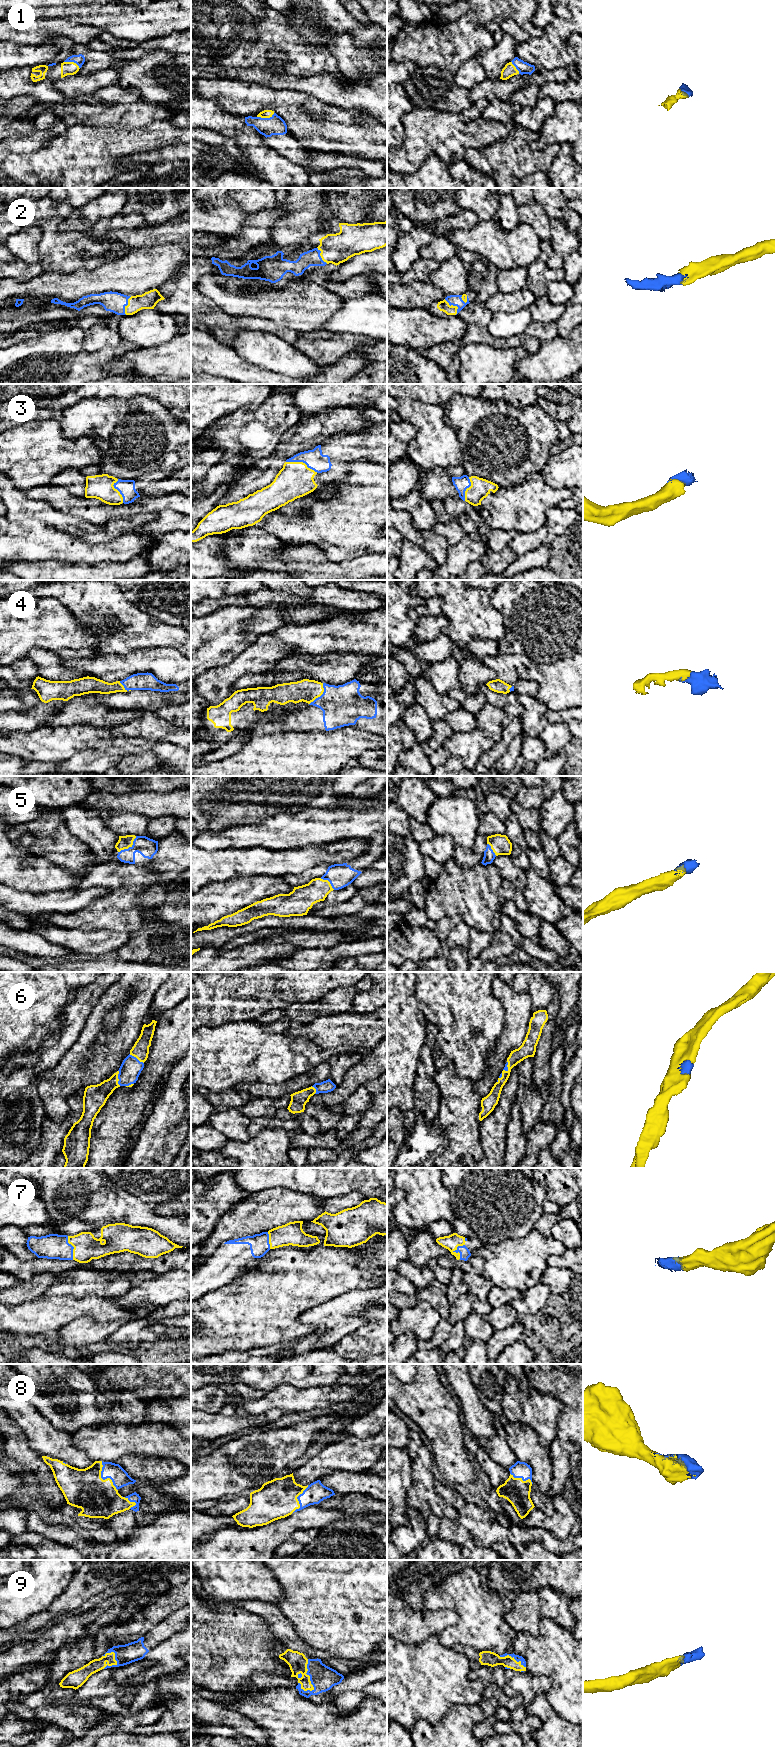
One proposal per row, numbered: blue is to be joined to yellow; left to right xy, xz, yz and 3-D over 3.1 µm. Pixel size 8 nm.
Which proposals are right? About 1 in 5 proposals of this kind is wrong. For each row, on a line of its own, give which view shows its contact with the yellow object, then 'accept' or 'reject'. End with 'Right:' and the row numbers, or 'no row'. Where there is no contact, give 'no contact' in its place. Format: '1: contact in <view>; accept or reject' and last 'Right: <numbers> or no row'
1: contact in xz; accept
2: contact in yz; accept
3: contact in xz; accept
4: contact in xz; accept
5: contact in xy; accept
6: contact in xy; accept
7: contact in yz; accept
8: contact in xy; accept
9: contact in xz; accept
Right: 1, 2, 3, 4, 5, 6, 7, 8, 9

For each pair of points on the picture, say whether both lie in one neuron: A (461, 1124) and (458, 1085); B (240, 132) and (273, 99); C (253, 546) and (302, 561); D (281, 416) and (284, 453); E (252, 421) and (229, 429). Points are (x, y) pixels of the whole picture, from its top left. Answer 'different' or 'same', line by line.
A: same
B: different
C: same
D: different
E: same

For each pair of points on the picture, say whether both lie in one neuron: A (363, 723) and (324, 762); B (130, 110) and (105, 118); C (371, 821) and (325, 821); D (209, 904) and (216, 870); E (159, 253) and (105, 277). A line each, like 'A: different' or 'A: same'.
A: different
B: same
C: same
D: different
E: same

